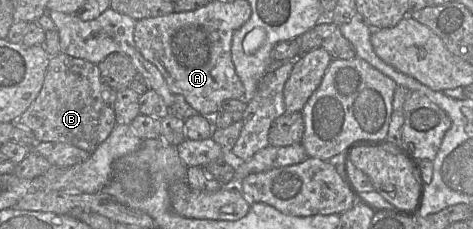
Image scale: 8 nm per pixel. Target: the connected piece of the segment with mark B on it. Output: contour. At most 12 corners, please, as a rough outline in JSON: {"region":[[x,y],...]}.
{"region":[[50,57],[16,123],[93,153],[117,125],[97,64]]}

